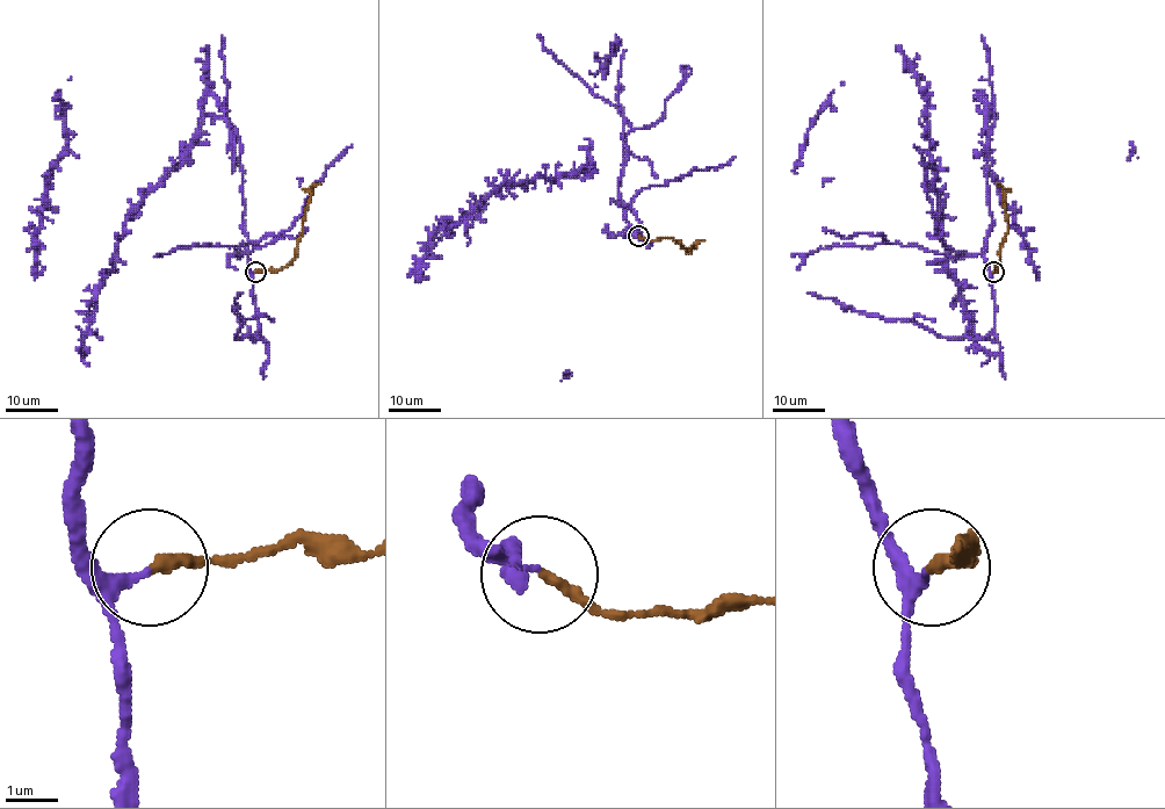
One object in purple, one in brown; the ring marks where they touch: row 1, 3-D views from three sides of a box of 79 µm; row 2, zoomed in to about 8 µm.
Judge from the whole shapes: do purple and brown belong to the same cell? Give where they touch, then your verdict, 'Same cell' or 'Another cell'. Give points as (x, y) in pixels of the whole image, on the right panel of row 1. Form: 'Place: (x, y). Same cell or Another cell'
Place: (993, 272). Same cell

